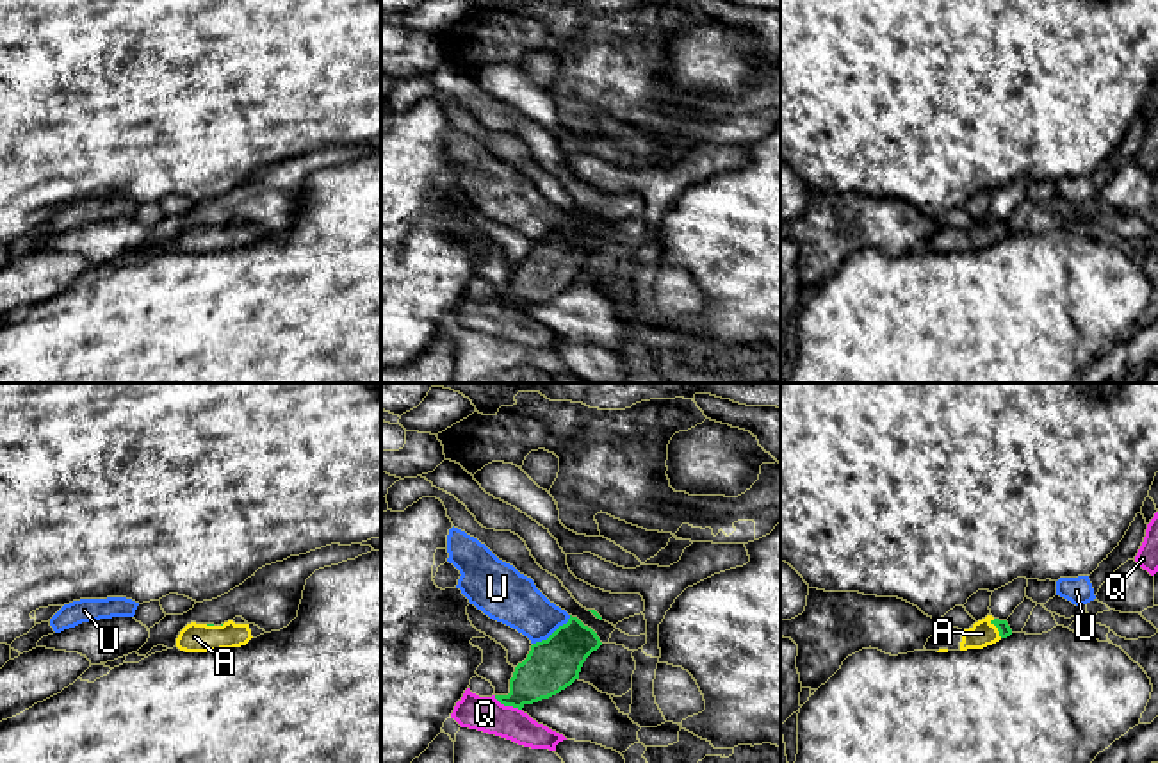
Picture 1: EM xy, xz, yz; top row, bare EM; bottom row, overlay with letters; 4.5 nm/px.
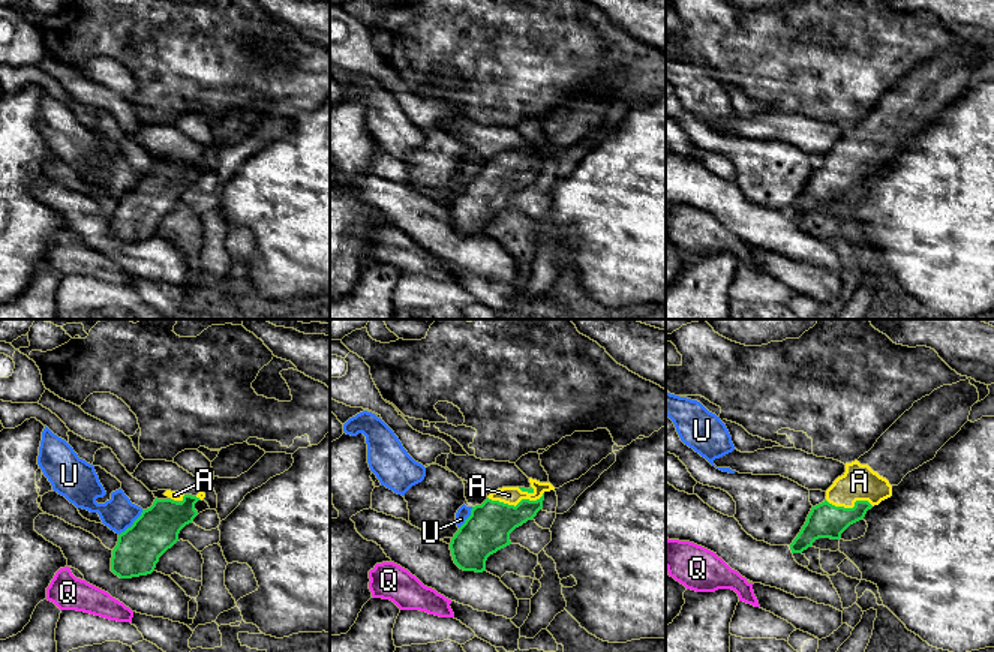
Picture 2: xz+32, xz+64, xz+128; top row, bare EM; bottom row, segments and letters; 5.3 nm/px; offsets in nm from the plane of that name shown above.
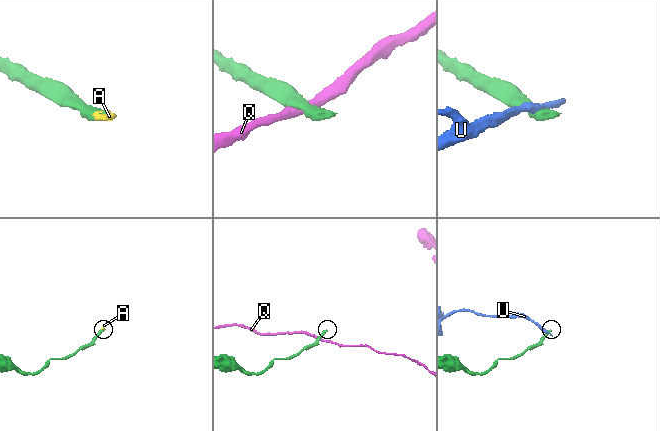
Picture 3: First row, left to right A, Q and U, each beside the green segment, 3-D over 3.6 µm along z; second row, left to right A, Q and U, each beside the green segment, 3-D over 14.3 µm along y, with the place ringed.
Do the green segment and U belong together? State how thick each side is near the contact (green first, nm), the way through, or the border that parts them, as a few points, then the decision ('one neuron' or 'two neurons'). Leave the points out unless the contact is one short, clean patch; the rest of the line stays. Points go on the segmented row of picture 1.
calibres 240 and 240 nm; border xz (570, 615), (546, 639), (533, 644); two neurons

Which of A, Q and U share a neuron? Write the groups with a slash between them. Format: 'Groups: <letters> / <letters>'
Groups: A / Q / U

